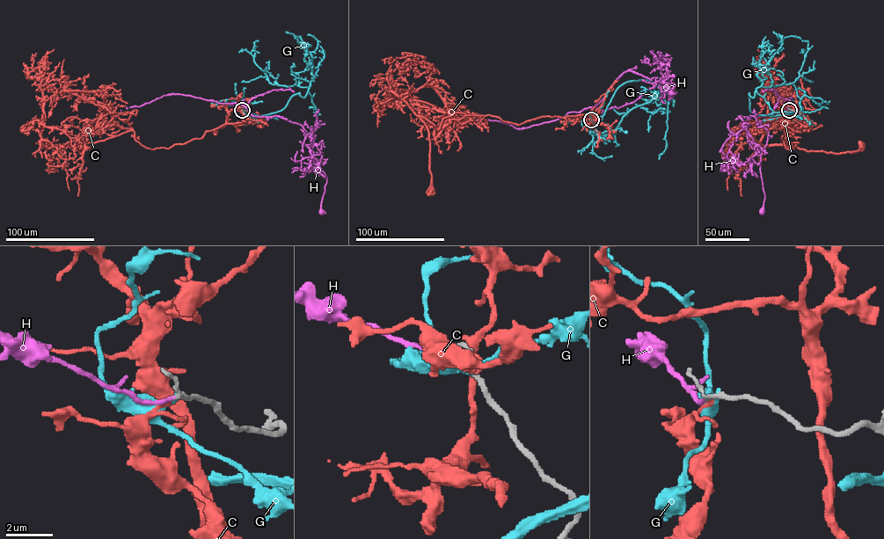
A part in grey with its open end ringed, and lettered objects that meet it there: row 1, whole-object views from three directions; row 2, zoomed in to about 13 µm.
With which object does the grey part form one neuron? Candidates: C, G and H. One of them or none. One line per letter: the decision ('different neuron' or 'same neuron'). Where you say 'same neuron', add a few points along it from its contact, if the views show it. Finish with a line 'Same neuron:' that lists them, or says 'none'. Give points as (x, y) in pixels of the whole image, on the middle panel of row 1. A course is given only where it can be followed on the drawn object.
C: different neuron
G: different neuron
H: same neuron; it runs (592, 120), (580, 112), (598, 103), (627, 71), (658, 78), (661, 91), (670, 92)
Same neuron: H

